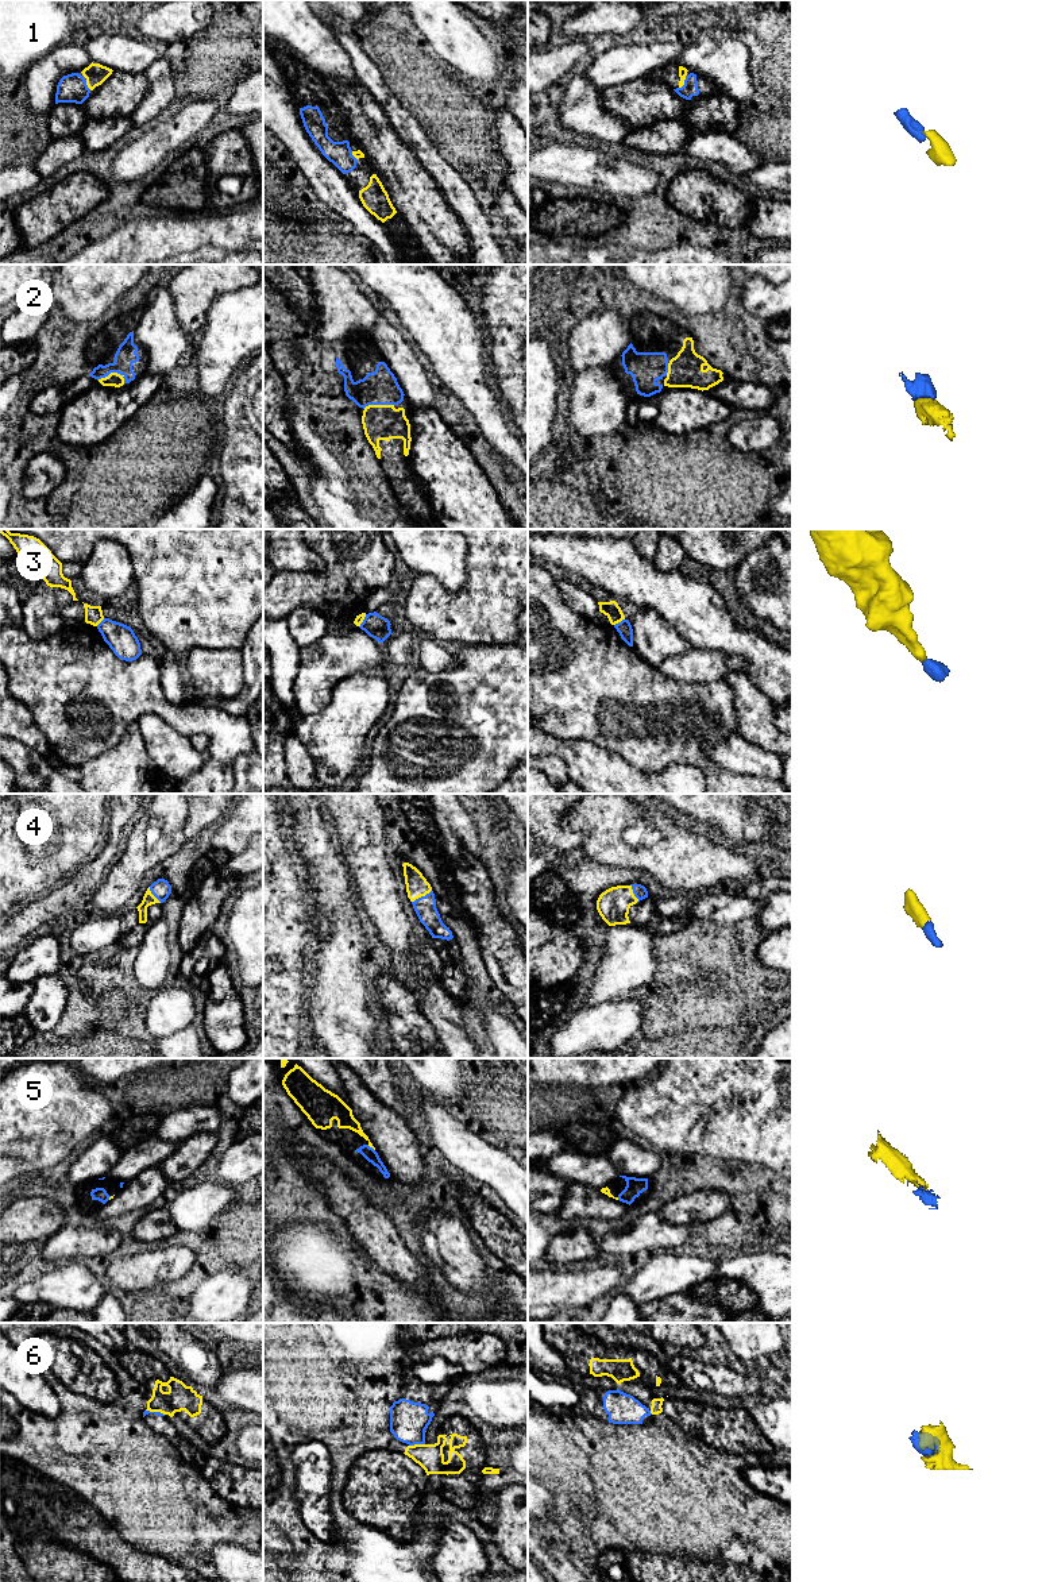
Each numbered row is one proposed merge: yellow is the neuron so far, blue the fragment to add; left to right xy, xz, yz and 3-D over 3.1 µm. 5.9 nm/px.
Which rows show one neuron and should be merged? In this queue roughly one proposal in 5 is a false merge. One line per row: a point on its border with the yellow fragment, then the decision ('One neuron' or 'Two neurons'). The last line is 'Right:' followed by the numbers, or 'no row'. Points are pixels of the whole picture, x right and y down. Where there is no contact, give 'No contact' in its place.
1: Touches yellow at yz (683, 81). One neuron
2: Touches yellow at xy (111, 373). One neuron
3: Touches yellow at yz (618, 621). One neuron
4: Touches yellow at xz (421, 895). One neuron
5: Touches yellow at xz (371, 1146). One neuron
6: Touches yellow at xz (416, 1444). Two neurons
Right: 1, 2, 3, 4, 5

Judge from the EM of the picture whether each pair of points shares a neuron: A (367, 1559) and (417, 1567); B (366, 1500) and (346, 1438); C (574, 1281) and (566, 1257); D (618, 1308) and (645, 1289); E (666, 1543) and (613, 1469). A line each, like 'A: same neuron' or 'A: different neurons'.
A: same neuron
B: different neurons
C: different neurons
D: different neurons
E: same neuron

